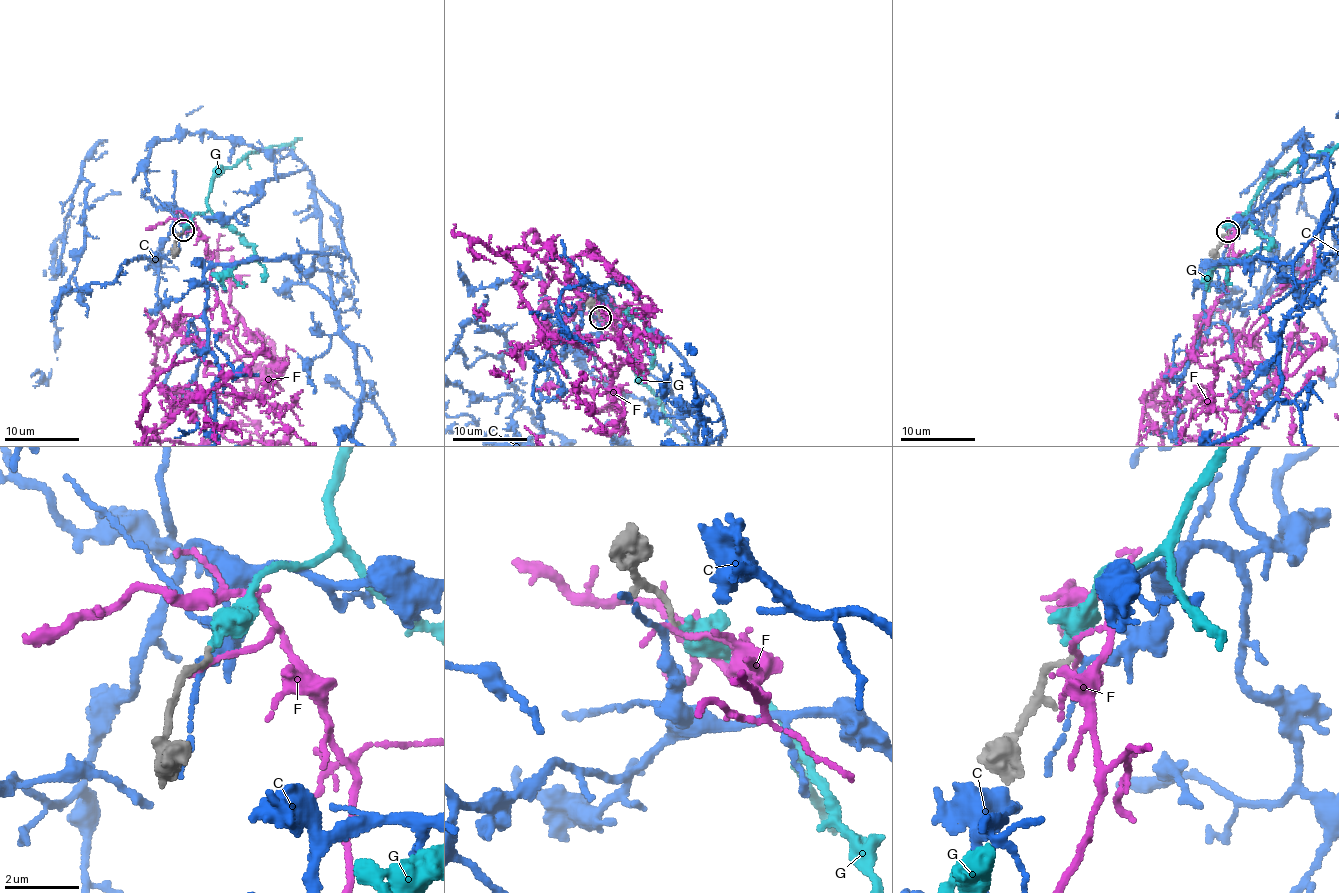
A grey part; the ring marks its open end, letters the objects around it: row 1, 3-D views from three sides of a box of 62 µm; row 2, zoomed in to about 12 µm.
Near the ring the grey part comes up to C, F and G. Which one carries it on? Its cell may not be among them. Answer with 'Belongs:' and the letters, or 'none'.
Belongs: G

